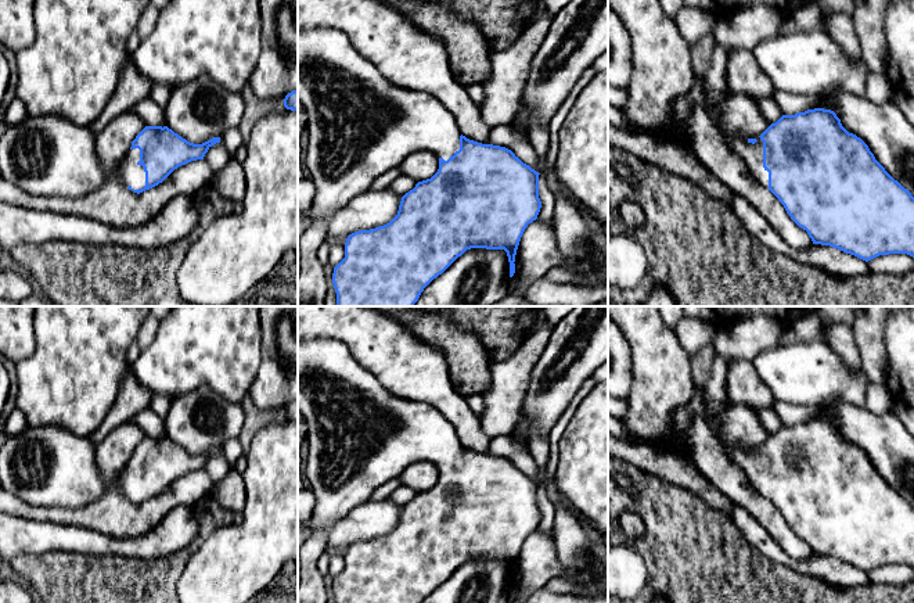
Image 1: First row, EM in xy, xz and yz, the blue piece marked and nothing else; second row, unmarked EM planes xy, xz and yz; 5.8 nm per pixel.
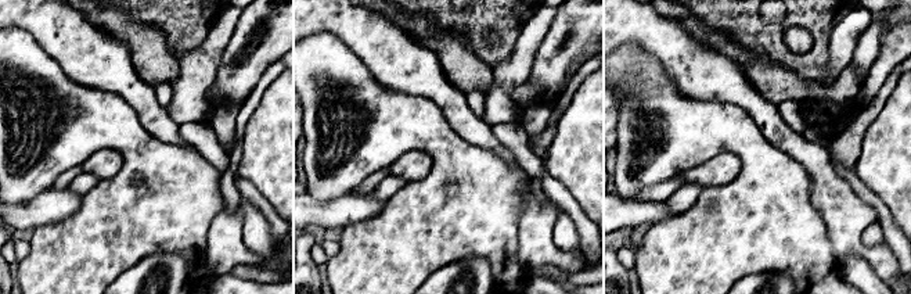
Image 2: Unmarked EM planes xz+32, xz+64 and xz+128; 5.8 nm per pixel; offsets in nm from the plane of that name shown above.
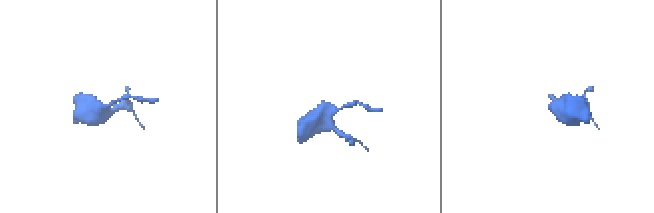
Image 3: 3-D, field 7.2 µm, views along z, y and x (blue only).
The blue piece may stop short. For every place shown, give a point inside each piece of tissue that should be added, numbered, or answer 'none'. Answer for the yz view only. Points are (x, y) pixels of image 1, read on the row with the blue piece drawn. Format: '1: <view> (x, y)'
1: yz (752, 154)

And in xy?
1: xy (130, 173)

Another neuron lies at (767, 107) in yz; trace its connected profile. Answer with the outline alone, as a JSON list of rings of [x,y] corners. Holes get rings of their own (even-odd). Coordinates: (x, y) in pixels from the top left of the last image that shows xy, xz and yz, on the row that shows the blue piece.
[[[753,98],[760,114],[771,125],[776,123],[784,114],[773,98]]]

